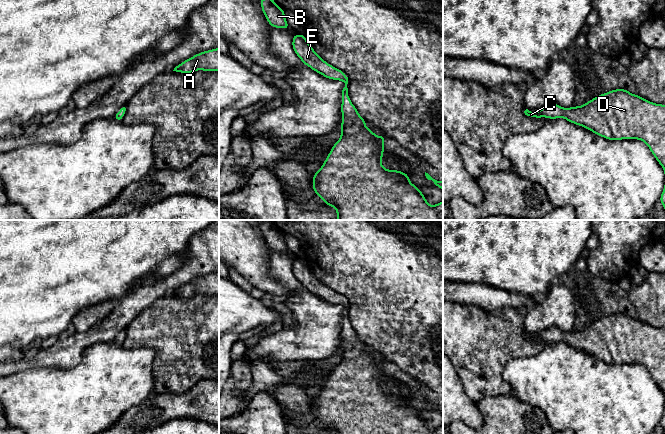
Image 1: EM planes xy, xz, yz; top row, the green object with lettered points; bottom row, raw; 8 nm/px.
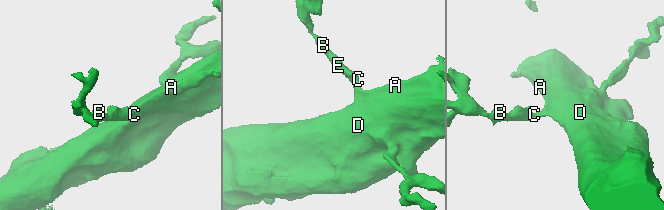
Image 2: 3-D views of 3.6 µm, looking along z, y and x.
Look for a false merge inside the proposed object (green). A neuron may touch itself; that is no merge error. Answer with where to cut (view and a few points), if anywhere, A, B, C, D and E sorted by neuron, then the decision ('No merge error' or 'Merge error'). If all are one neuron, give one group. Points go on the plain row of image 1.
No split. Groups: A B C D E. No merge error

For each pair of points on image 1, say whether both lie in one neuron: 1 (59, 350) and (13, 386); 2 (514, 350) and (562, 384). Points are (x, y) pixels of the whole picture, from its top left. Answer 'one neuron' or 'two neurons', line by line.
1: two neurons
2: two neurons

